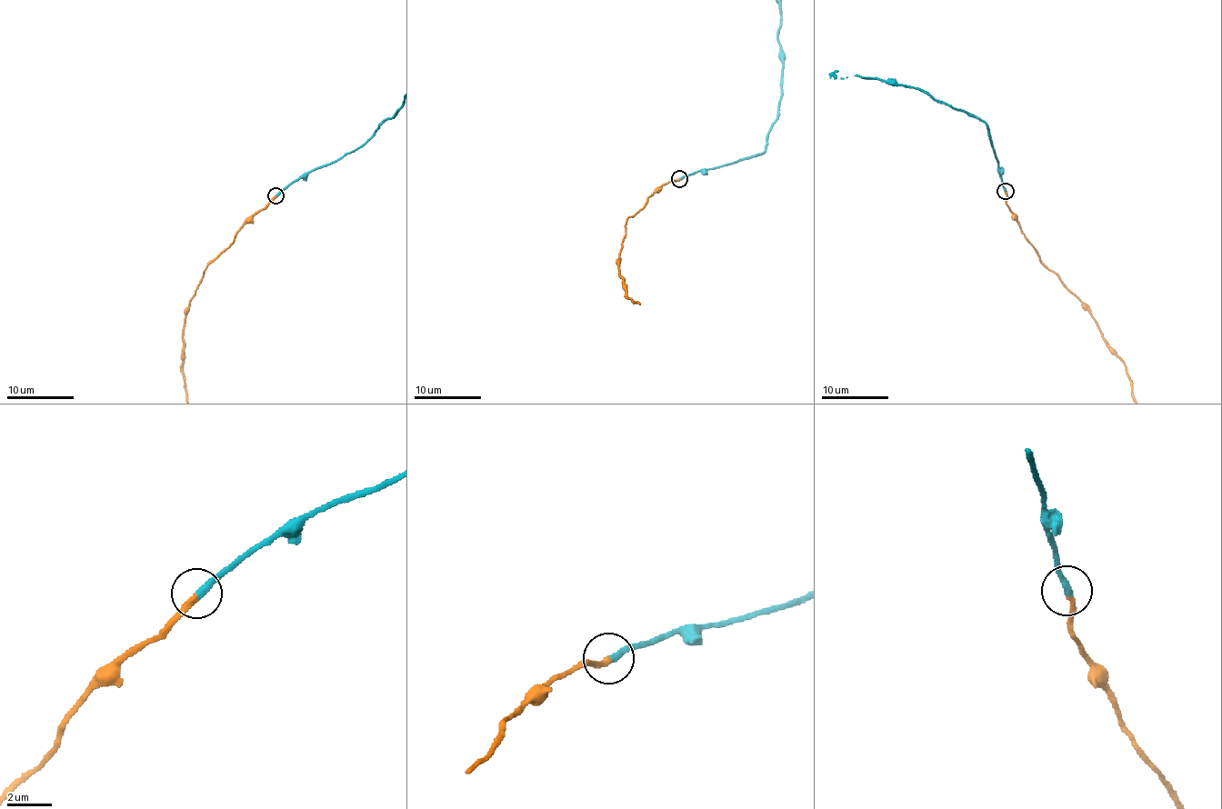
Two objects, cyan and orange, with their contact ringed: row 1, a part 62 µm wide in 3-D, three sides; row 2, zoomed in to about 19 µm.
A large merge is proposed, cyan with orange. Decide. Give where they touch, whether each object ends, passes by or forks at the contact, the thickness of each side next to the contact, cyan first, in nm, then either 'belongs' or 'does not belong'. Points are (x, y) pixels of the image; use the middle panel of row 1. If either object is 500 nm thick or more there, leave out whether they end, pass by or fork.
(679, 178) | cyan ends | orange ends | 360/240 nm | belongs

